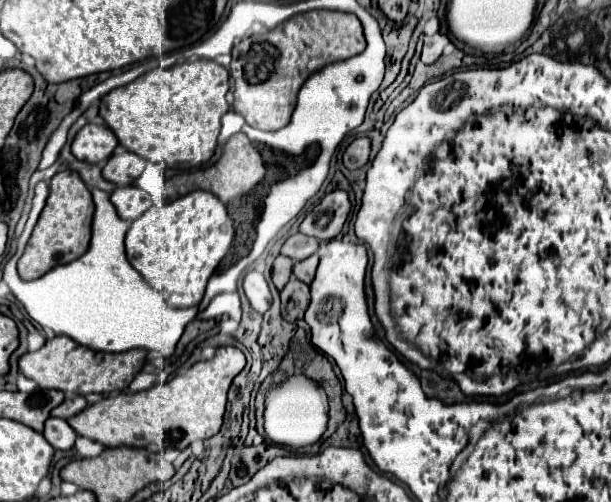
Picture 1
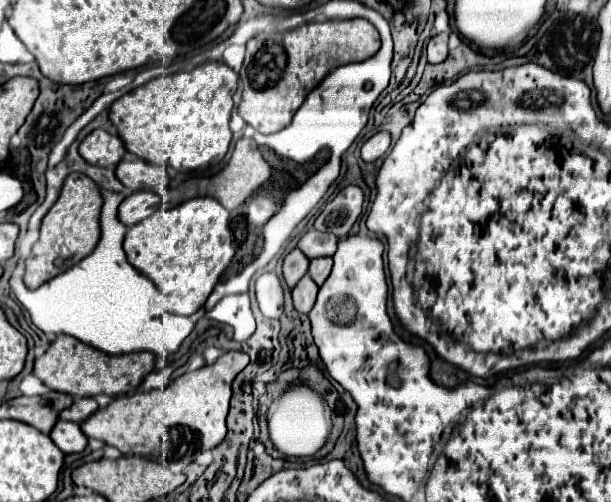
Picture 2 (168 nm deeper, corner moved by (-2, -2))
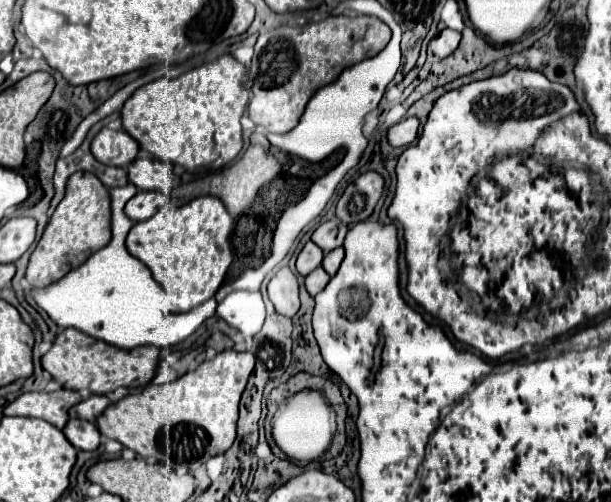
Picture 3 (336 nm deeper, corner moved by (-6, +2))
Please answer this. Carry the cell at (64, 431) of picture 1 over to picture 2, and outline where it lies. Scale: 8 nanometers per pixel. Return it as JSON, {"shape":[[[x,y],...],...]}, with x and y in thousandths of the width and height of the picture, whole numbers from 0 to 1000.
{"shape":[[[93,839],[80,871],[103,902],[133,902],[142,886],[142,871],[136,867],[129,843],[116,839]]]}

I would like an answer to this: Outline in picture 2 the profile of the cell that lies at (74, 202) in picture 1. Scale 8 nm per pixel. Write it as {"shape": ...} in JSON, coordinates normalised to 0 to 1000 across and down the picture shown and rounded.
{"shape":[[[113,345],[103,365],[93,404],[80,416],[67,444],[67,472],[54,488],[51,508],[41,520],[41,568],[57,576],[90,548],[116,536],[136,512],[142,512],[162,480],[162,420],[165,420],[165,384],[159,369],[136,345]]]}

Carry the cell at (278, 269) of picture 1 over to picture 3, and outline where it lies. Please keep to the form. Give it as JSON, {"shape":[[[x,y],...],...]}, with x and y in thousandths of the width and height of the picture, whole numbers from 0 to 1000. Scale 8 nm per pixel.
{"shape":[[[512,480],[499,484],[499,492],[493,496],[489,512],[486,512],[486,540],[493,548],[506,548],[512,536],[519,536],[525,528],[532,512],[532,500],[522,496],[522,488],[516,488]]]}

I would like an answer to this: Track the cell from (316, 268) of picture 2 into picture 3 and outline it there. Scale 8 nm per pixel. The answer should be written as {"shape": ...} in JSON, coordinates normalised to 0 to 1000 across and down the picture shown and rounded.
{"shape":[[[552,492],[552,496],[542,496],[542,500],[535,500],[532,504],[532,516],[529,516],[529,532],[535,536],[535,544],[545,552],[548,544],[552,544],[552,536],[555,536],[555,528],[558,528],[558,520],[561,520],[561,492]]]}

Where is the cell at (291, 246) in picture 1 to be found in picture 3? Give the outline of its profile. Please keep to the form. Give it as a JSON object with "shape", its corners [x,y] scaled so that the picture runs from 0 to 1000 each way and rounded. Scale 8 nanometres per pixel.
{"shape":[[[532,440],[516,456],[516,464],[509,468],[509,480],[519,484],[525,496],[542,500],[542,496],[561,488],[568,456],[571,452],[565,444],[558,444],[558,440]]]}

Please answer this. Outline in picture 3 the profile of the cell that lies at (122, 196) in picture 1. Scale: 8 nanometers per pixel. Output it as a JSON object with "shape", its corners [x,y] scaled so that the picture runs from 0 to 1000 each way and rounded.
{"shape":[[[224,380],[221,392],[214,392],[205,408],[205,428],[214,440],[237,440],[244,432],[254,428],[254,420],[260,420],[270,408],[270,388],[260,380]]]}

